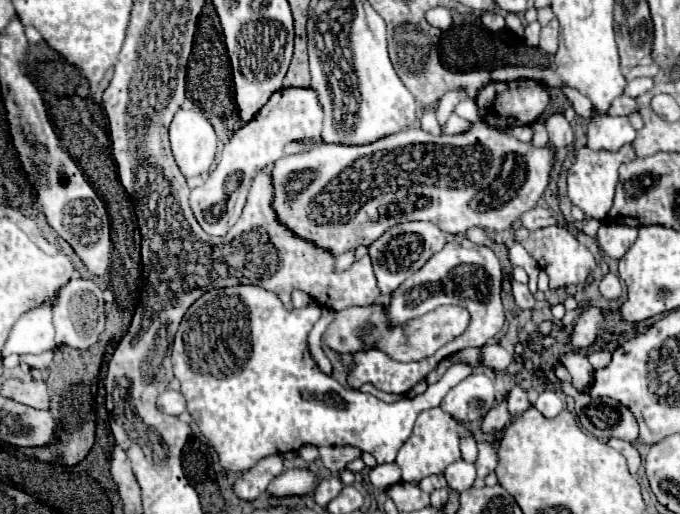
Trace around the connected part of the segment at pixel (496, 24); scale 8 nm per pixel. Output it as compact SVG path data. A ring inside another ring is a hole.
M484 12L482 14L482 22L488 30L492 32L500 32L504 30L504 16L502 14L494 14L494 12Z

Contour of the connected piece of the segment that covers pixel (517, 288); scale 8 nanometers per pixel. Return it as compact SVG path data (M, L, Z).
M512 282L512 290L514 290L514 302L520 310L532 310L534 308L534 296L530 294L528 286L526 284L518 284L518 282Z

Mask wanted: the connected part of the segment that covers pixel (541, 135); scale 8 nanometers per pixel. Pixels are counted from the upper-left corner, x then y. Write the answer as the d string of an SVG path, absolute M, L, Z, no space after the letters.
M536 122L536 124L532 124L532 130L534 130L534 140L532 140L532 144L534 144L534 146L546 146L546 144L548 144L546 126L540 124L540 122Z

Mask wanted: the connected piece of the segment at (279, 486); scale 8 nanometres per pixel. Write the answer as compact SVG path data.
M290 468L272 480L268 492L274 496L302 496L314 492L314 488L316 478L308 468Z

